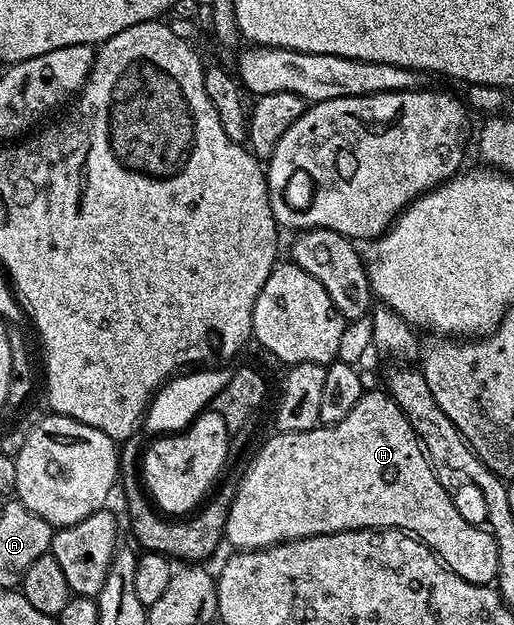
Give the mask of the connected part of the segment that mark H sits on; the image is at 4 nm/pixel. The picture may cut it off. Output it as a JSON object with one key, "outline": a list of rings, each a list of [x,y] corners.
{"outline":[[[369,389],[360,397],[358,404],[350,408],[350,412],[340,422],[335,422],[332,426],[317,425],[314,430],[303,430],[297,434],[286,434],[283,432],[273,433],[273,438],[261,448],[256,454],[256,459],[248,466],[248,471],[244,475],[239,475],[236,483],[236,494],[230,503],[230,512],[226,520],[224,537],[227,545],[232,545],[237,551],[241,550],[265,550],[267,546],[276,546],[280,542],[293,542],[299,538],[309,538],[310,536],[322,536],[323,534],[337,534],[347,530],[402,530],[406,534],[411,534],[414,538],[419,538],[425,542],[429,548],[440,557],[448,569],[462,576],[462,580],[473,582],[479,586],[486,586],[495,583],[498,568],[498,548],[496,539],[483,525],[475,526],[472,522],[467,522],[460,515],[458,507],[452,503],[453,495],[447,490],[443,490],[438,484],[436,473],[432,471],[432,465],[428,463],[428,458],[424,454],[424,447],[416,438],[416,433],[410,428],[406,416],[402,416],[402,408],[394,404],[394,400],[383,389]]]}

